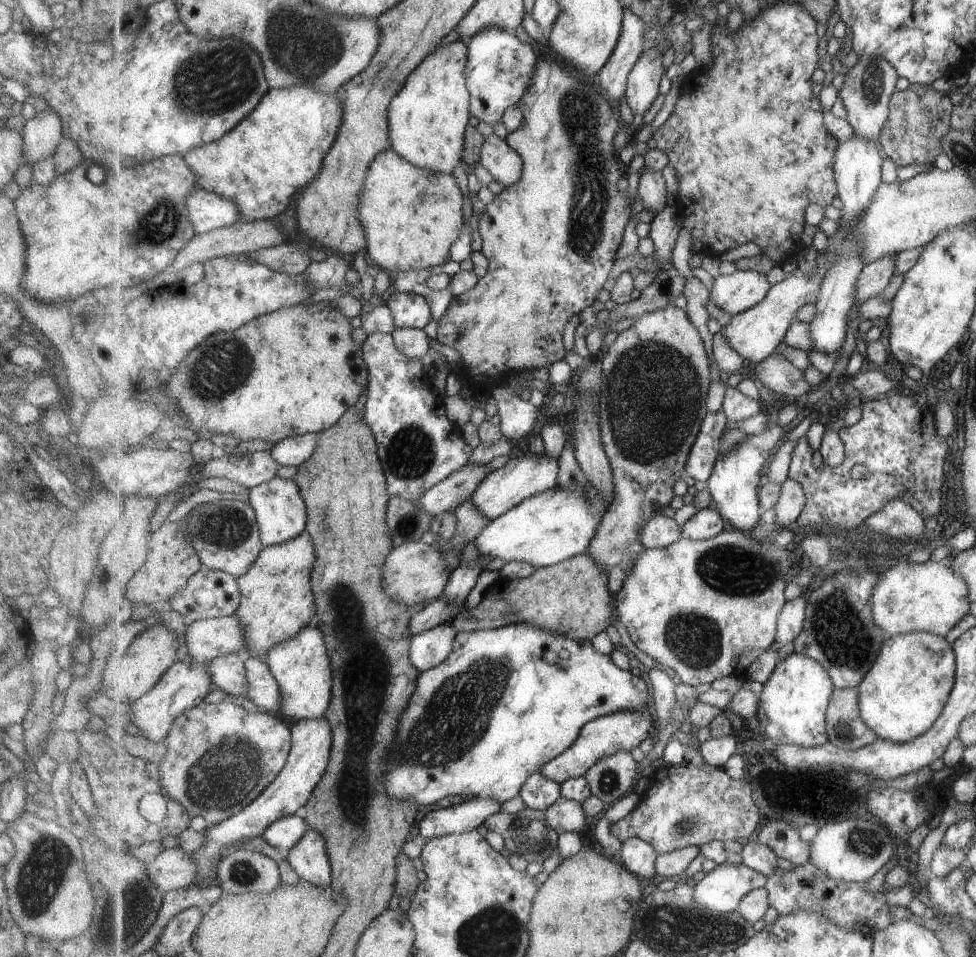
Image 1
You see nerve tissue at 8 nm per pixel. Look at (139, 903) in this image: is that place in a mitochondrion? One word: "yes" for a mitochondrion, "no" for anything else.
yes

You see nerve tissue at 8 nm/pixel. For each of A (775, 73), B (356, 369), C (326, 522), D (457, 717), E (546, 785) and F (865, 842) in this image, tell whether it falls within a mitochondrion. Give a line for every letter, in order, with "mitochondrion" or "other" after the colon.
A: other
B: other
C: mitochondrion
D: mitochondrion
E: other
F: mitochondrion

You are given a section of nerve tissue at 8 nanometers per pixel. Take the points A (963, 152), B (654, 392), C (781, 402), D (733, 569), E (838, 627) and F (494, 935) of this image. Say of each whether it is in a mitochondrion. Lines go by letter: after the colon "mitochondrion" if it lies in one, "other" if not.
A: mitochondrion
B: mitochondrion
C: other
D: mitochondrion
E: mitochondrion
F: mitochondrion

